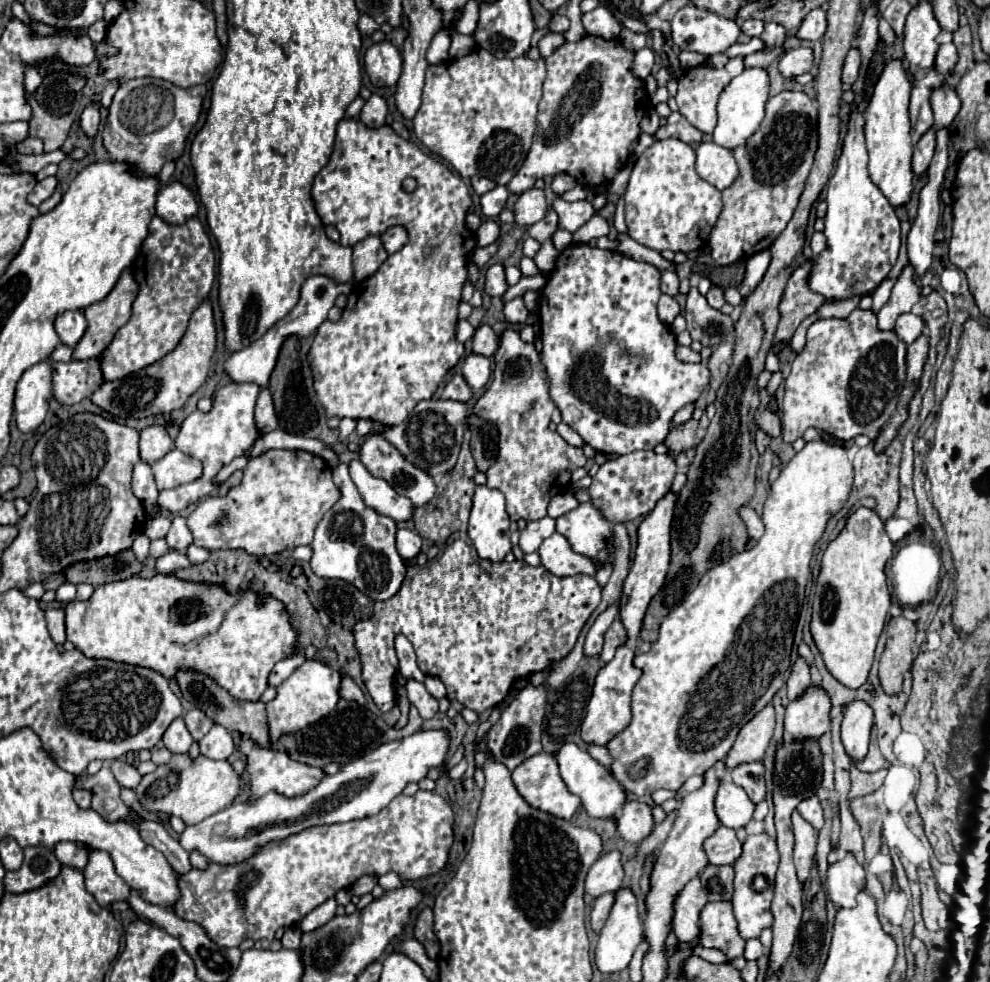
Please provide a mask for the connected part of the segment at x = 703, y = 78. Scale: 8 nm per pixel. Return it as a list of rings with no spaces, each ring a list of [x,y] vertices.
[[[729,60],[721,70],[713,68],[713,66],[697,66],[697,68],[691,68],[691,70],[685,70],[681,74],[681,78],[677,80],[679,82],[679,92],[675,96],[677,100],[677,106],[679,106],[679,112],[695,126],[699,128],[701,132],[705,134],[711,134],[715,124],[717,124],[717,98],[719,98],[719,92],[729,84],[729,80],[733,76],[737,76],[739,72],[743,72],[743,60]]]

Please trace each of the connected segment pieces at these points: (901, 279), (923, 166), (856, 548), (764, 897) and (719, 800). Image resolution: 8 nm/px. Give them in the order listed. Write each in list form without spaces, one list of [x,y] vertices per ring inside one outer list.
[[[907,264],[901,270],[901,274],[897,276],[889,302],[877,314],[879,328],[893,328],[897,316],[903,312],[911,312],[911,308],[919,302],[921,294],[919,294],[919,286],[917,286],[915,278],[917,278],[917,274],[915,274],[913,264]]]
[[[929,128],[923,136],[921,136],[921,140],[917,142],[917,146],[915,146],[915,154],[913,154],[913,170],[915,170],[915,174],[923,174],[927,168],[929,168],[929,162],[931,162],[931,158],[933,158],[933,154],[935,154],[935,136],[937,134],[937,130],[935,128]]]
[[[857,508],[849,518],[845,528],[839,532],[839,536],[827,546],[823,560],[821,560],[821,572],[817,576],[815,584],[815,598],[813,598],[813,620],[811,620],[811,634],[815,640],[815,646],[819,648],[823,662],[827,670],[847,688],[859,688],[871,670],[873,654],[877,640],[881,636],[889,606],[891,606],[891,592],[887,588],[885,578],[885,564],[893,556],[893,542],[885,530],[885,522],[877,516],[871,508]]]
[[[761,832],[761,834],[749,834],[743,844],[743,854],[735,860],[735,894],[733,894],[733,912],[739,922],[739,934],[749,940],[757,938],[763,928],[771,926],[771,900],[773,900],[773,888],[775,888],[775,872],[779,866],[779,852],[775,840]]]
[[[721,782],[717,798],[715,798],[715,810],[723,826],[727,828],[743,828],[755,812],[755,804],[749,800],[747,792],[733,782]]]

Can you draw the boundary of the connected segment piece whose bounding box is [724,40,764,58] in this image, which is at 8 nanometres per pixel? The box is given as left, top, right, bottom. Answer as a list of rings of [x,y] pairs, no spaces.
[[[756,40],[756,44],[735,44],[729,47],[725,51],[725,55],[729,58],[733,58],[736,56],[747,56],[749,54],[753,54],[757,51],[761,51],[764,48],[764,43],[762,40]]]

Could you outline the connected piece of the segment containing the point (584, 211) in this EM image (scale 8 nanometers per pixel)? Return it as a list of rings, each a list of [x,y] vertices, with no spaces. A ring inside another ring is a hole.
[[[557,196],[553,202],[553,210],[559,214],[559,228],[573,232],[575,224],[585,224],[593,214],[593,206],[587,200],[581,202],[565,202]]]

